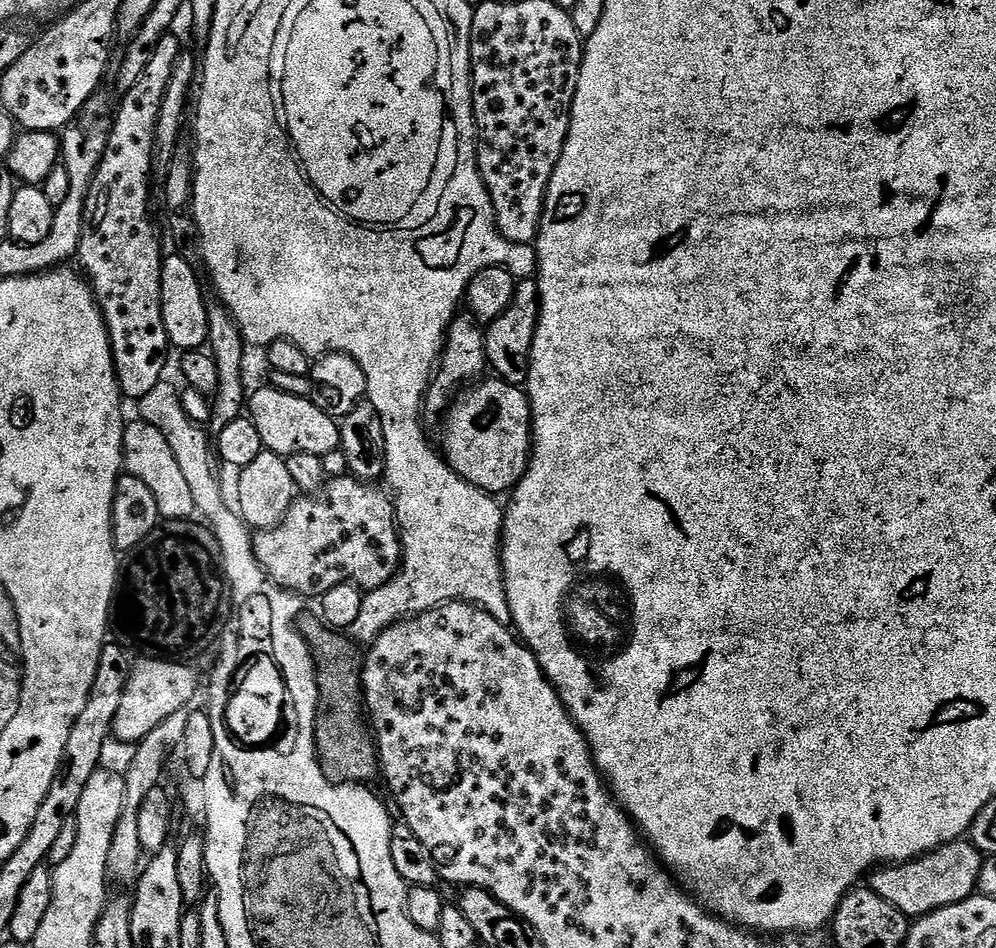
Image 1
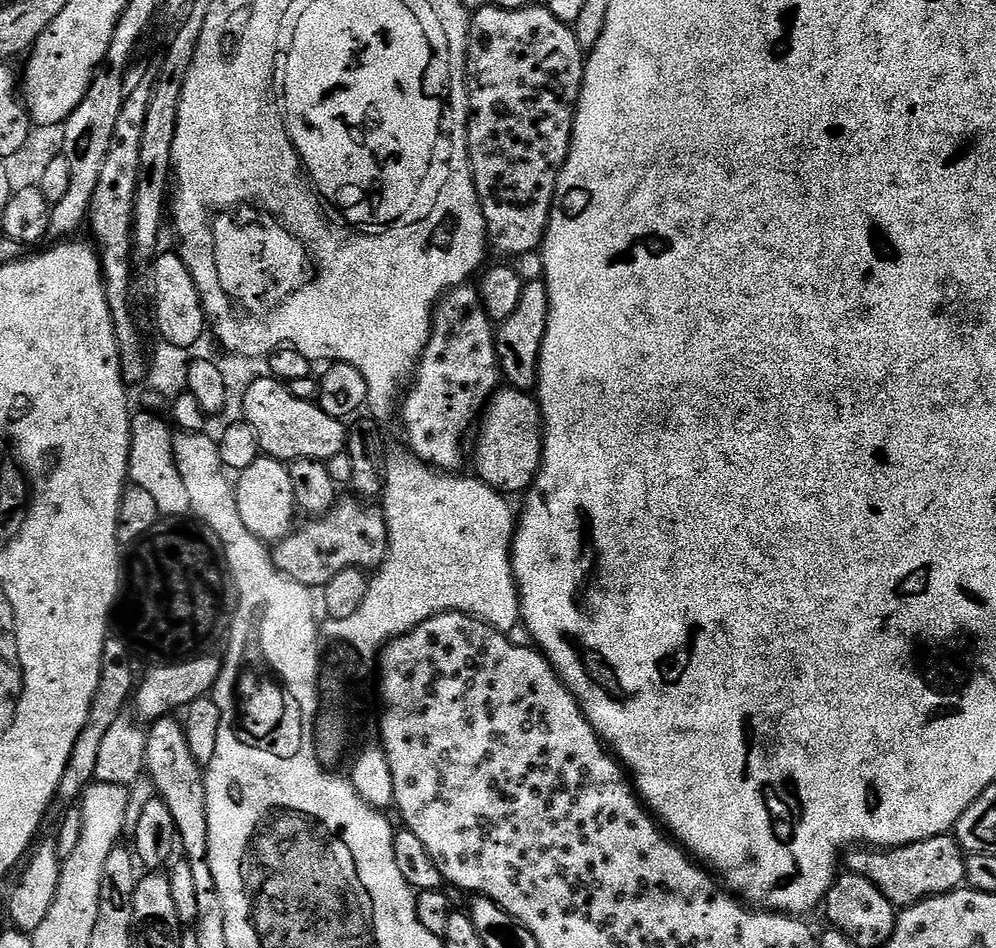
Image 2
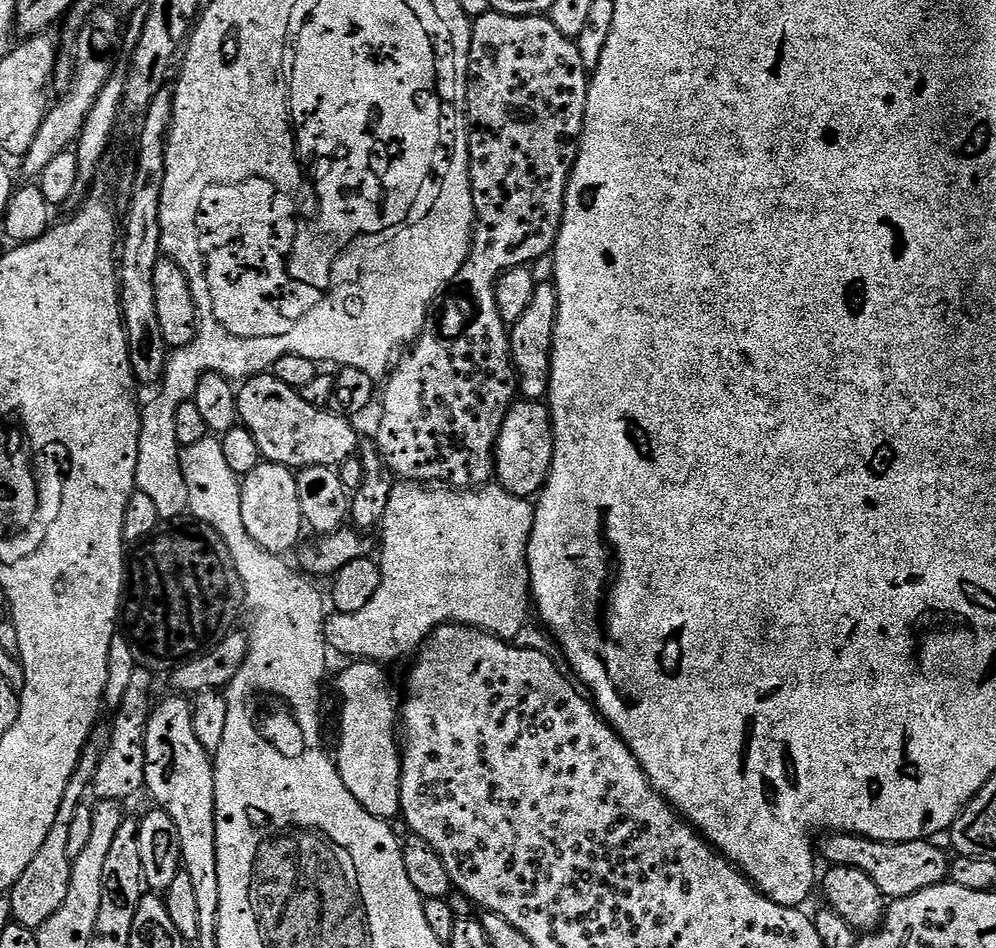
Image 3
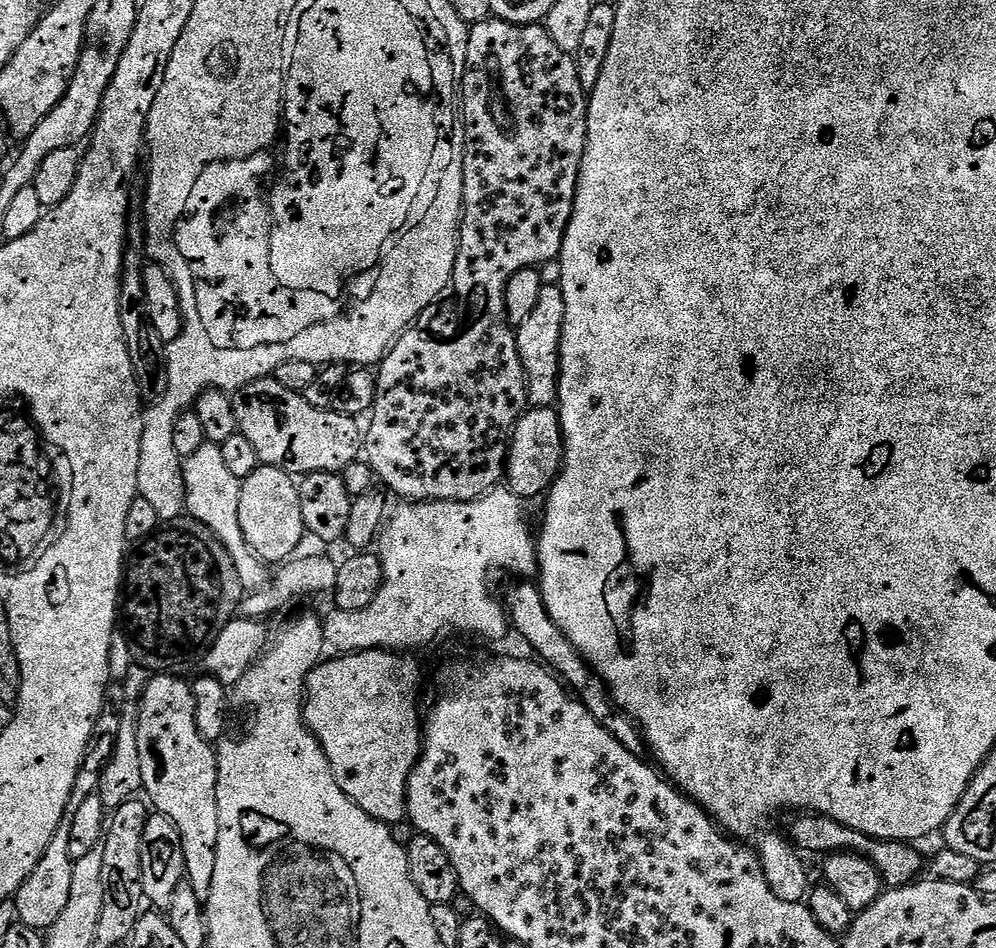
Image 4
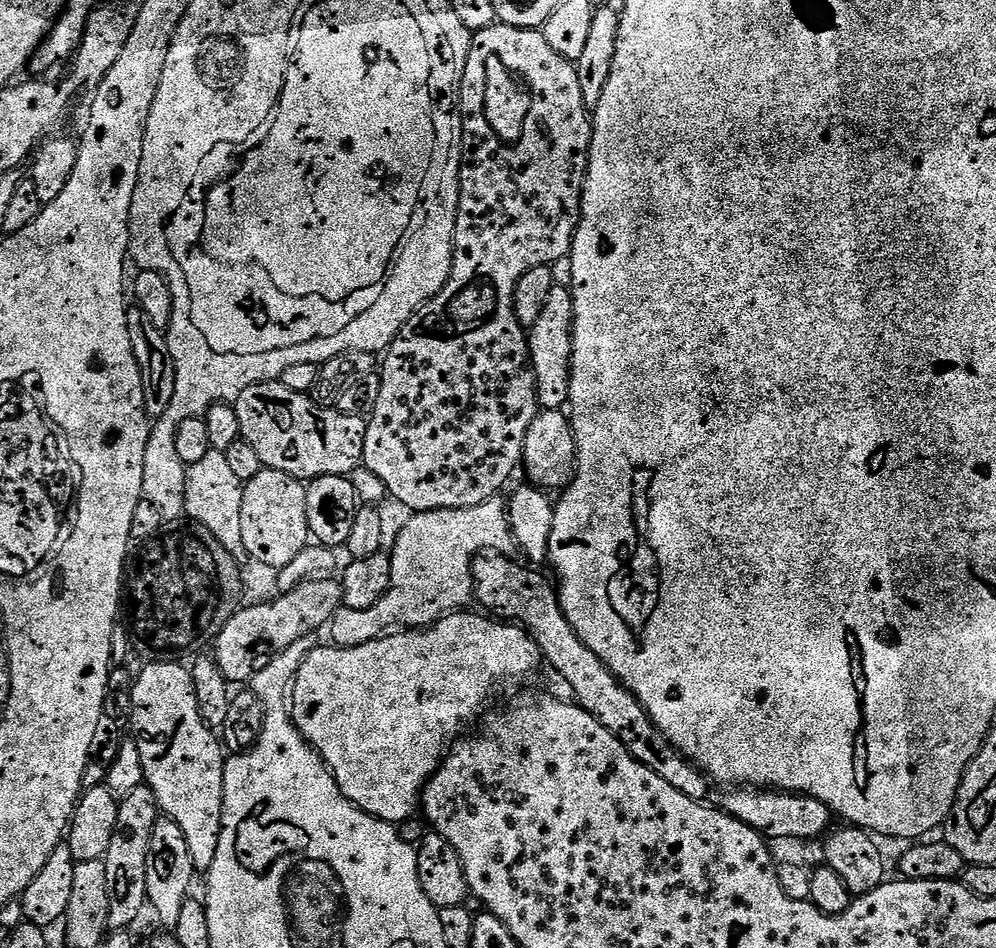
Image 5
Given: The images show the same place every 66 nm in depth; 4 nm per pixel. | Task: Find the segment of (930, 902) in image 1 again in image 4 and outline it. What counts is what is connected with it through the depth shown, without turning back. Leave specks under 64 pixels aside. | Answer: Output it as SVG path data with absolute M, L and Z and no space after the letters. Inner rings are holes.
M800 814L792 824L790 840L801 853L820 852L831 854L834 852L857 852L865 856L878 870L888 888L901 888L913 883L921 875L919 847L899 840L875 840L873 836L862 834L850 826L842 826L842 822L834 822L829 816L815 814Z

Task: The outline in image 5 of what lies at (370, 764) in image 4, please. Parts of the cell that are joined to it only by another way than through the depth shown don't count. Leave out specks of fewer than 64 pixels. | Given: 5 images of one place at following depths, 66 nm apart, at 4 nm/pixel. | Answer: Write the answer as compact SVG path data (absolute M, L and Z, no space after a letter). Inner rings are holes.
M461 610L456 612L456 622L450 622L446 615L446 624L437 620L430 628L417 628L415 630L397 630L387 636L378 638L374 642L366 642L362 646L353 648L332 648L313 647L308 653L298 674L295 685L290 693L290 707L292 718L296 721L296 729L304 736L305 740L320 753L332 776L338 782L342 794L352 804L371 816L377 816L379 820L385 820L388 824L397 826L403 825L403 820L408 820L412 815L417 815L422 804L424 787L428 780L437 770L440 769L446 755L446 746L461 735L464 724L468 724L484 708L484 703L499 690L503 684L512 684L515 680L524 680L539 664L542 664L540 647L532 640L531 636L515 622L505 622L499 618L493 618L488 614L481 614L479 611Z

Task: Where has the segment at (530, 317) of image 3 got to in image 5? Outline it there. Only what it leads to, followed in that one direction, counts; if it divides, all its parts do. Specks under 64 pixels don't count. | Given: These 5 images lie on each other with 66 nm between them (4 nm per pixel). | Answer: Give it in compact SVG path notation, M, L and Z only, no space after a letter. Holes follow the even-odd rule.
M553 287L541 316L530 328L528 338L528 347L532 351L532 368L536 371L536 391L540 394L541 409L563 409L572 395L572 323L574 320L571 291L567 287Z

